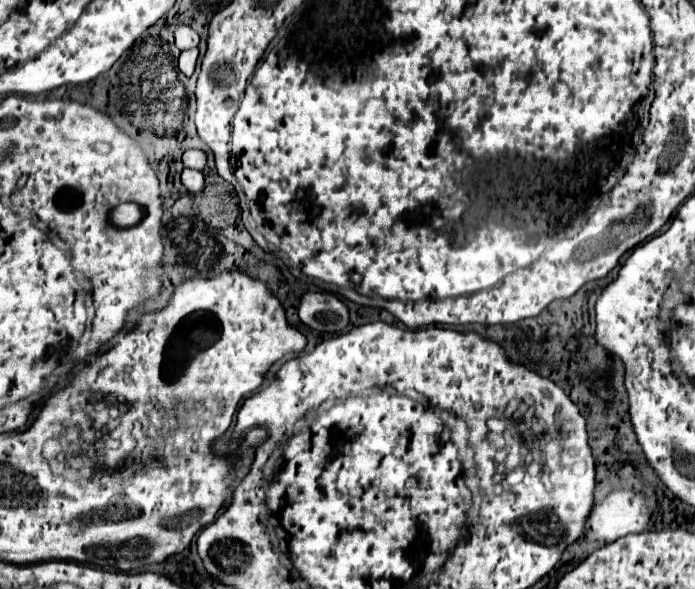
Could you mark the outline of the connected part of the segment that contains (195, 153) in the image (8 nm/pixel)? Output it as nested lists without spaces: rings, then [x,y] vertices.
[[[186,150],[182,156],[182,162],[186,168],[202,170],[206,166],[206,154],[202,150]]]

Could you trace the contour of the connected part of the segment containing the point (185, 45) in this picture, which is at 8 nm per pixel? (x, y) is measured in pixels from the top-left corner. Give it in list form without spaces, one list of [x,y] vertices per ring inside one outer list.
[[[178,26],[174,30],[174,36],[176,36],[176,46],[180,50],[188,50],[188,48],[198,46],[198,34],[190,26]]]

